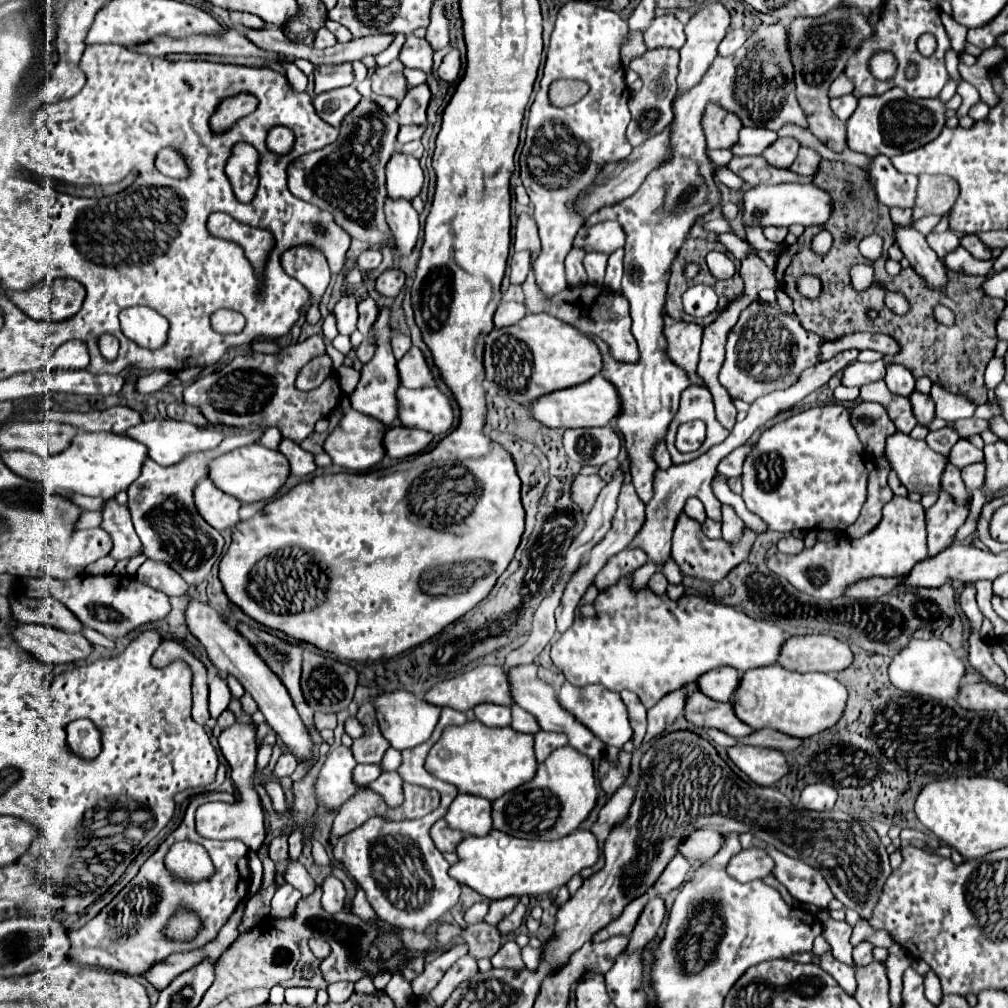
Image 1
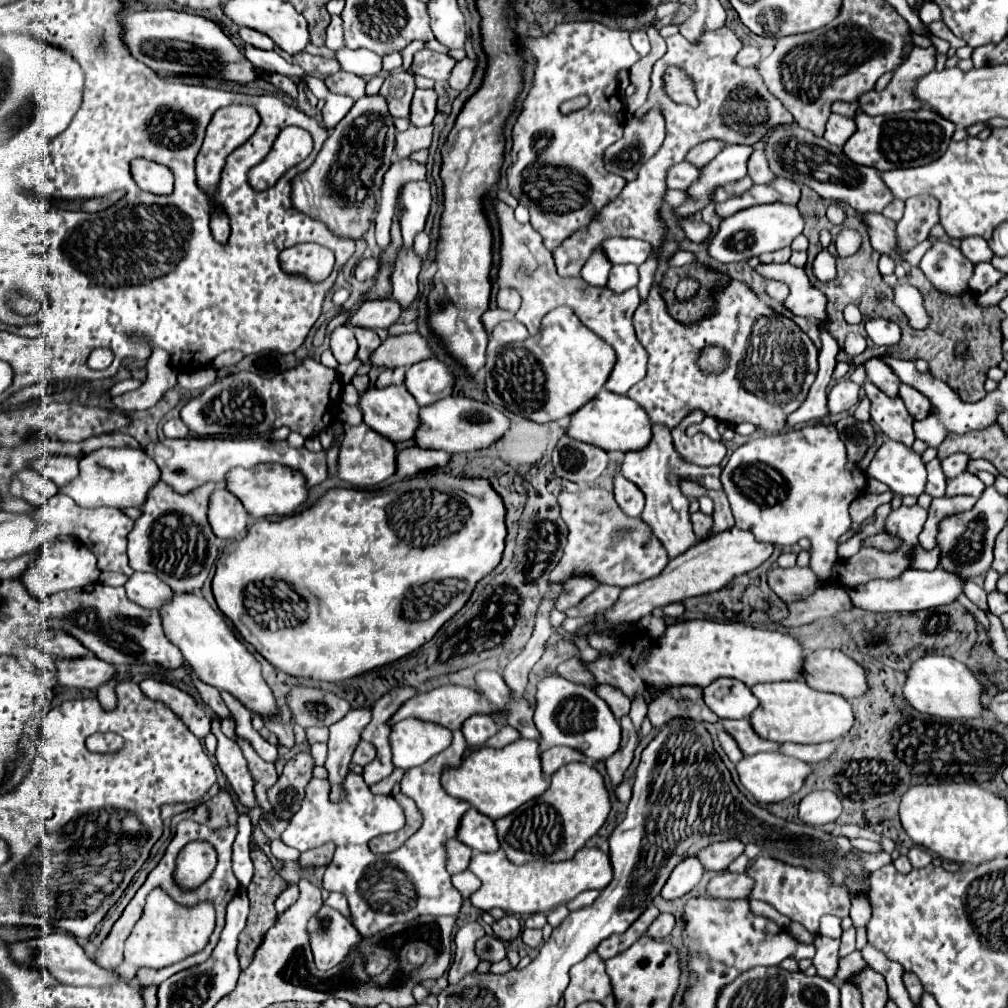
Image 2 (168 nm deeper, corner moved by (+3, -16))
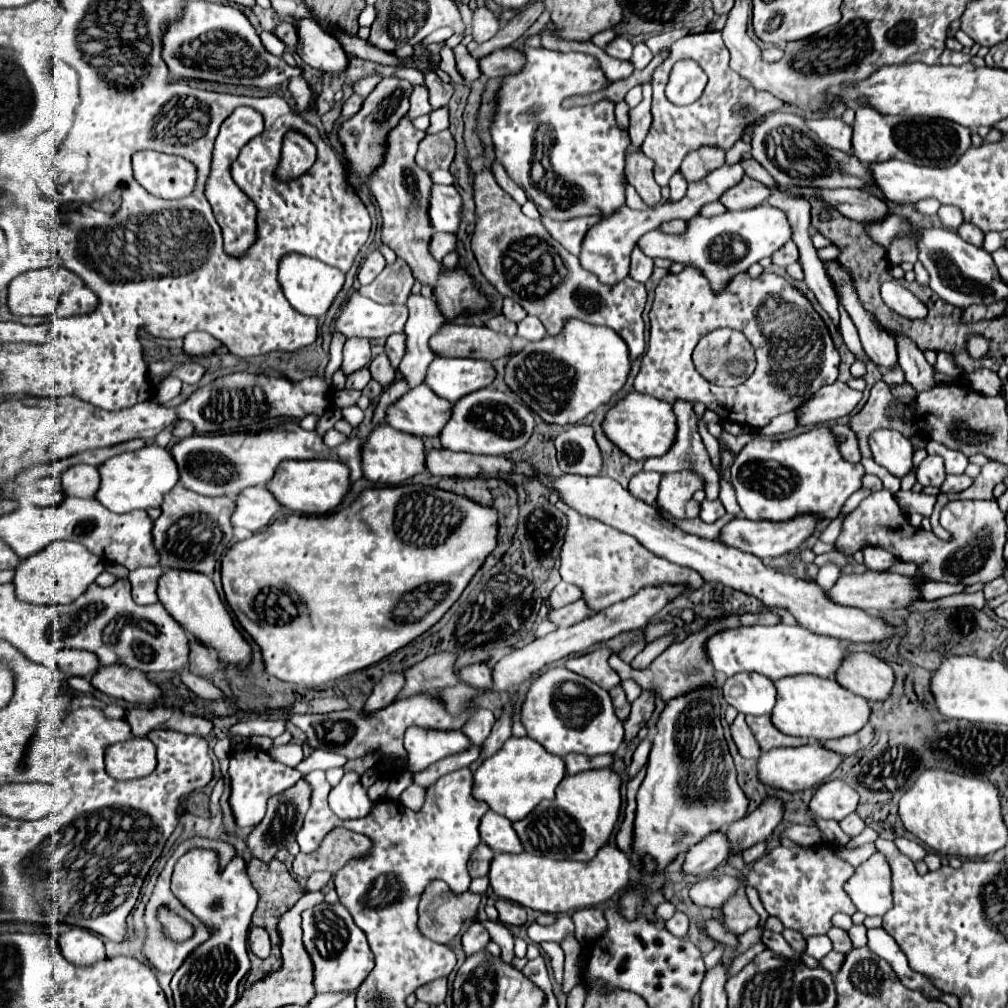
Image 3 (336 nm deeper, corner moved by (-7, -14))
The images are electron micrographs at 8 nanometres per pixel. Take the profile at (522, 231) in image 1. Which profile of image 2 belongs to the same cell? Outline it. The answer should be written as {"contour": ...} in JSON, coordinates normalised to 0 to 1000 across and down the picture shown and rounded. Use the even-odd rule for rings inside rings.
{"contour":[[[490,198],[490,210],[496,224],[496,266],[492,274],[494,286],[510,286],[514,288],[518,296],[518,304],[512,310],[512,315],[524,325],[526,331],[532,331],[536,325],[536,317],[554,304],[565,304],[569,312],[597,337],[601,337],[611,347],[611,363],[601,379],[601,385],[611,391],[621,391],[633,377],[641,371],[641,347],[633,339],[627,323],[627,312],[635,302],[633,286],[625,286],[617,292],[611,292],[603,284],[589,286],[587,282],[581,282],[575,274],[573,276],[560,276],[552,270],[550,258],[546,248],[538,242],[538,234],[526,224],[516,222],[510,216],[510,208]]]}

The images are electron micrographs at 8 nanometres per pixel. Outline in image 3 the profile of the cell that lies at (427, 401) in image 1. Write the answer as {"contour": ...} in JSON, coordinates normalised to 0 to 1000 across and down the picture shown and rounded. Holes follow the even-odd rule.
{"contour":[[[476,385],[470,391],[456,395],[446,409],[448,413],[437,429],[437,438],[440,444],[450,448],[472,448],[492,452],[504,450],[518,444],[530,427],[528,409],[508,389],[502,391],[488,385]]]}

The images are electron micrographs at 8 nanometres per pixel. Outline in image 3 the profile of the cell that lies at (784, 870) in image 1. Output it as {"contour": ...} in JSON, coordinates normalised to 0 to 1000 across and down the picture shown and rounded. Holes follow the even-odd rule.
{"contour":[[[770,839],[748,855],[744,867],[740,869],[740,877],[752,883],[754,895],[758,897],[760,905],[774,911],[778,921],[792,923],[800,931],[804,931],[819,927],[825,921],[823,911],[829,905],[837,905],[841,909],[849,905],[849,899],[837,883],[837,877],[845,867],[847,859],[829,851],[823,839]]]}

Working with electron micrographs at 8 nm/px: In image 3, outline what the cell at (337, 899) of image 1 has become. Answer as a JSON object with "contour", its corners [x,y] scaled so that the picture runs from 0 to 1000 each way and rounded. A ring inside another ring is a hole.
{"contour":[[[319,895],[317,899],[302,903],[300,923],[302,923],[302,938],[306,938],[310,954],[313,956],[315,986],[355,980],[371,960],[371,946],[365,938],[363,927],[351,917],[349,909],[345,907],[345,903],[341,903],[339,897]]]}

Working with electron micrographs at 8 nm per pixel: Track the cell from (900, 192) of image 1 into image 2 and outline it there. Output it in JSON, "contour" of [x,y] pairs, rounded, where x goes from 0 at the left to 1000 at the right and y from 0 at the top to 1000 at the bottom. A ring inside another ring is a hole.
{"contour":[[[778,123],[778,127],[768,127],[758,137],[758,141],[758,151],[770,177],[782,177],[794,185],[804,185],[808,190],[812,190],[812,194],[839,200],[849,210],[875,210],[877,204],[885,200],[885,192],[869,167],[847,163],[841,159],[835,147],[819,141],[813,135],[808,135],[806,131],[800,131],[792,123]]]}

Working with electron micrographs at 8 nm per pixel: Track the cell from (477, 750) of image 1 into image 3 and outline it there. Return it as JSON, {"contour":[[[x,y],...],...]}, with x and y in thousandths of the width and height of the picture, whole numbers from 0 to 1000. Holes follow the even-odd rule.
{"contour":[[[504,732],[500,740],[482,752],[474,764],[470,766],[470,778],[468,778],[468,788],[472,794],[478,794],[490,804],[492,808],[502,810],[504,813],[516,813],[524,806],[530,804],[530,800],[544,792],[550,792],[550,784],[556,778],[556,774],[562,770],[560,754],[552,748],[544,748],[536,736],[530,736],[528,732]]]}

